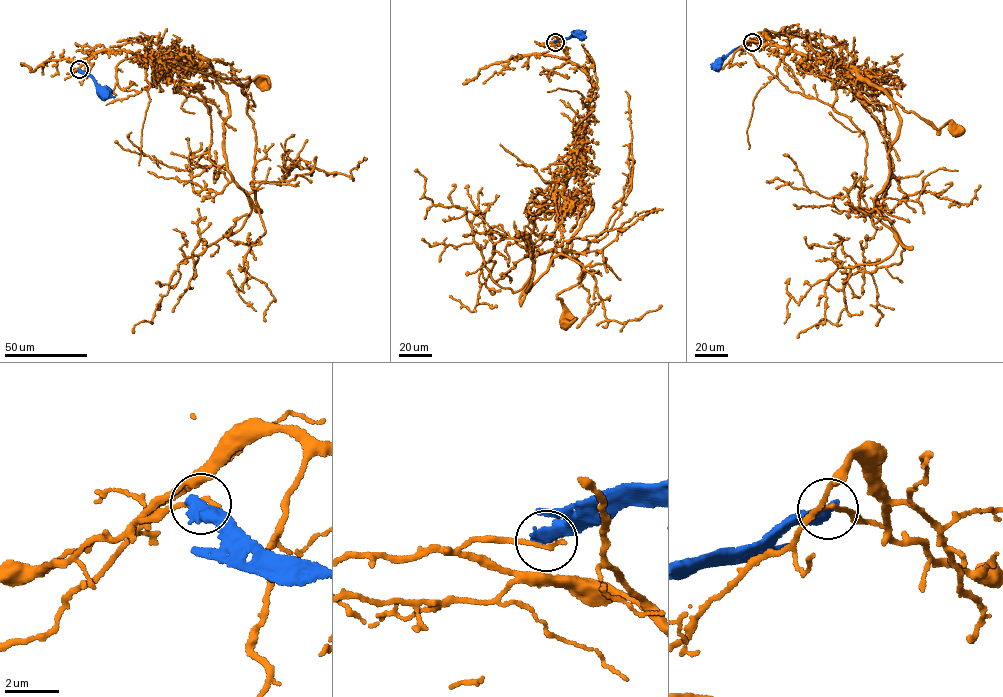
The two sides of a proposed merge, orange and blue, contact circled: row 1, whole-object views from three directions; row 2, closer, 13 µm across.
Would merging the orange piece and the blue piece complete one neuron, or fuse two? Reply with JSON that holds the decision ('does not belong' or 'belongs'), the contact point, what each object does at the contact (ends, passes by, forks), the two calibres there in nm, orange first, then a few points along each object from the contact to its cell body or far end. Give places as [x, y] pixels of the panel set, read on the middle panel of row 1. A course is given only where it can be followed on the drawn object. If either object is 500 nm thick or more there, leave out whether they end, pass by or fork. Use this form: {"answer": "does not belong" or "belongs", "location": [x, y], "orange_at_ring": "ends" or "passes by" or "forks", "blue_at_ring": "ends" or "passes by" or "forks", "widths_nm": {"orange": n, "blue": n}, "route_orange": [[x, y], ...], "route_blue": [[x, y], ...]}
{"answer": "does not belong", "location": [555, 42], "widths_nm": {"orange": 170, "blue": 500}, "route_orange": [[555, 42], [592, 86], [581, 178], [591, 208], [571, 248], [584, 277], [556, 295], [566, 324]], "route_blue": [[555, 42], [578, 33]]}

